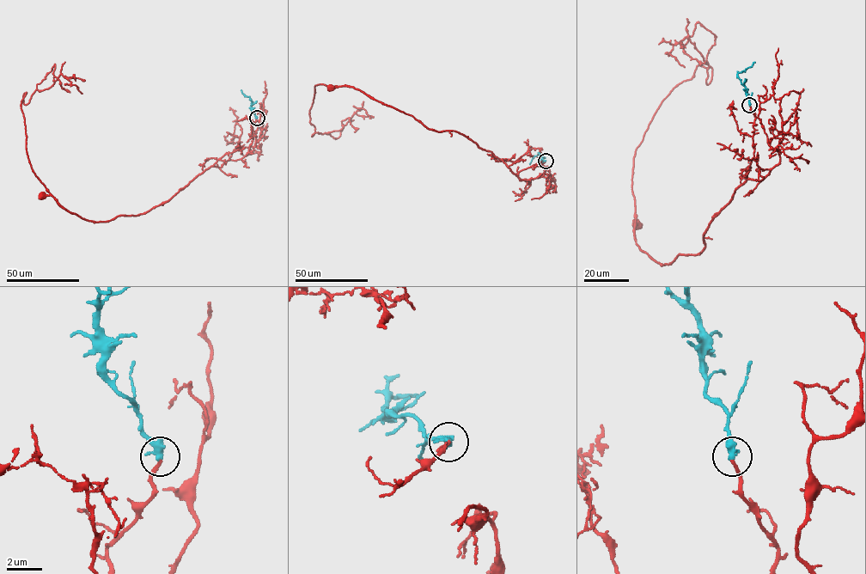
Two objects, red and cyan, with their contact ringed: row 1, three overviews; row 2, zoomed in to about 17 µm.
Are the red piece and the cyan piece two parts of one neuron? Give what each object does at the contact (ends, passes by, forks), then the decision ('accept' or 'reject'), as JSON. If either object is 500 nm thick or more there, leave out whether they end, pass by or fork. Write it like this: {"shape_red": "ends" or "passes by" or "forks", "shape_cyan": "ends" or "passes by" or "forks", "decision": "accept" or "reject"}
{"shape_red": "ends", "shape_cyan": "ends", "decision": "accept"}

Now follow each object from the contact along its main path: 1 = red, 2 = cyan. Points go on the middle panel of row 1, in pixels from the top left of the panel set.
1: (545, 161), (515, 174), (490, 151), (483, 149), (462, 134), (427, 128), (411, 115), (351, 87), (331, 86)
2: (545, 161), (539, 153), (529, 164)

